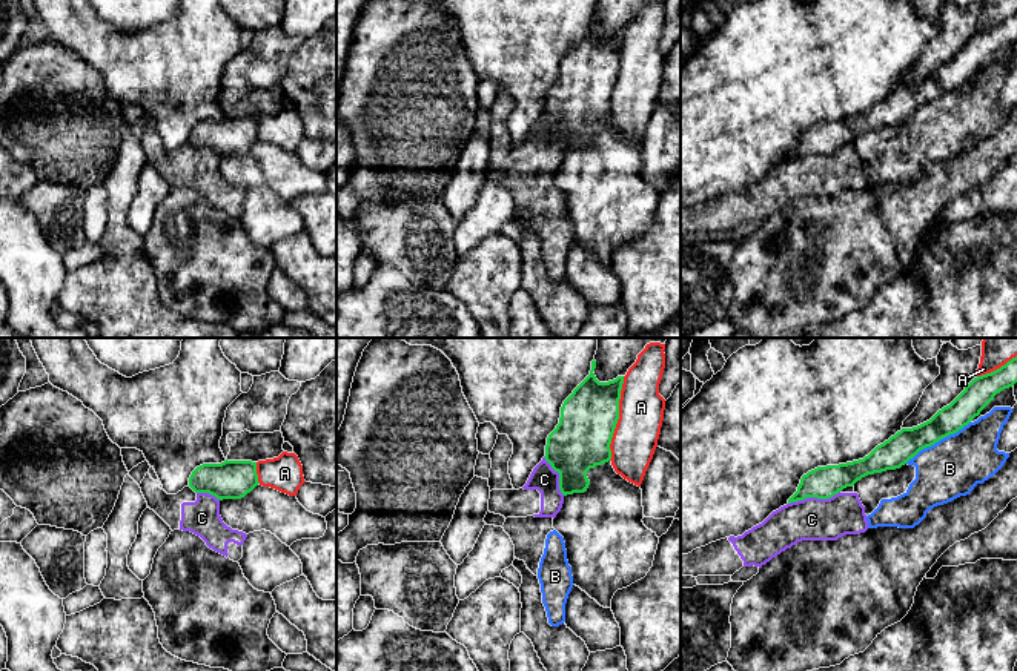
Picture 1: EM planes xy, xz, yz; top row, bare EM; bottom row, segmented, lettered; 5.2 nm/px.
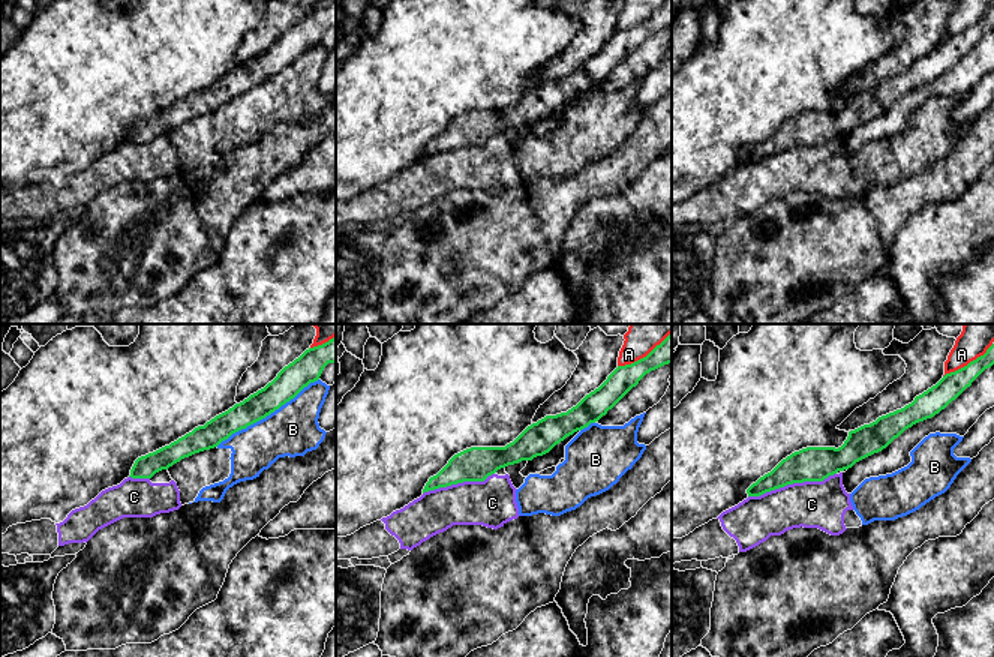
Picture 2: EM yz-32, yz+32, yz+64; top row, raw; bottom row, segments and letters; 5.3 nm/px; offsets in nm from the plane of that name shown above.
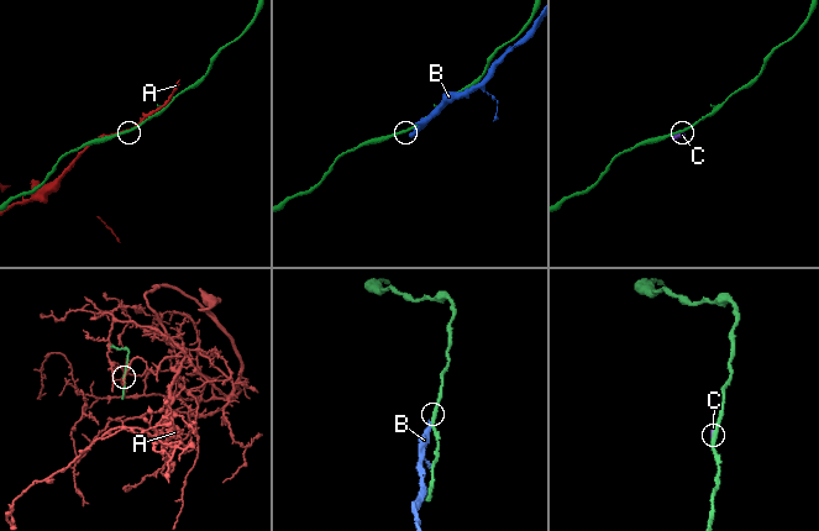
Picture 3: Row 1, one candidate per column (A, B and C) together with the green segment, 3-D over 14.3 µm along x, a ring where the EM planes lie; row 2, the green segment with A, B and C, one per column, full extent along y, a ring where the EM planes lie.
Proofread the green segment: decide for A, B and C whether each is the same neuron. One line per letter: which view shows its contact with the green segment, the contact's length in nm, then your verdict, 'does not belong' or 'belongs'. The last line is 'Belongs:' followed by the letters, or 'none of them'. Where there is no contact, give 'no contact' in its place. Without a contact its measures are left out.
A: contact in xz; length 440 nm; does not belong
B: contact in yz; length 400 nm; does not belong
C: contact in yz; length 280 nm; does not belong
Belongs: none of them

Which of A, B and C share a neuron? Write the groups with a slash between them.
A / B C

